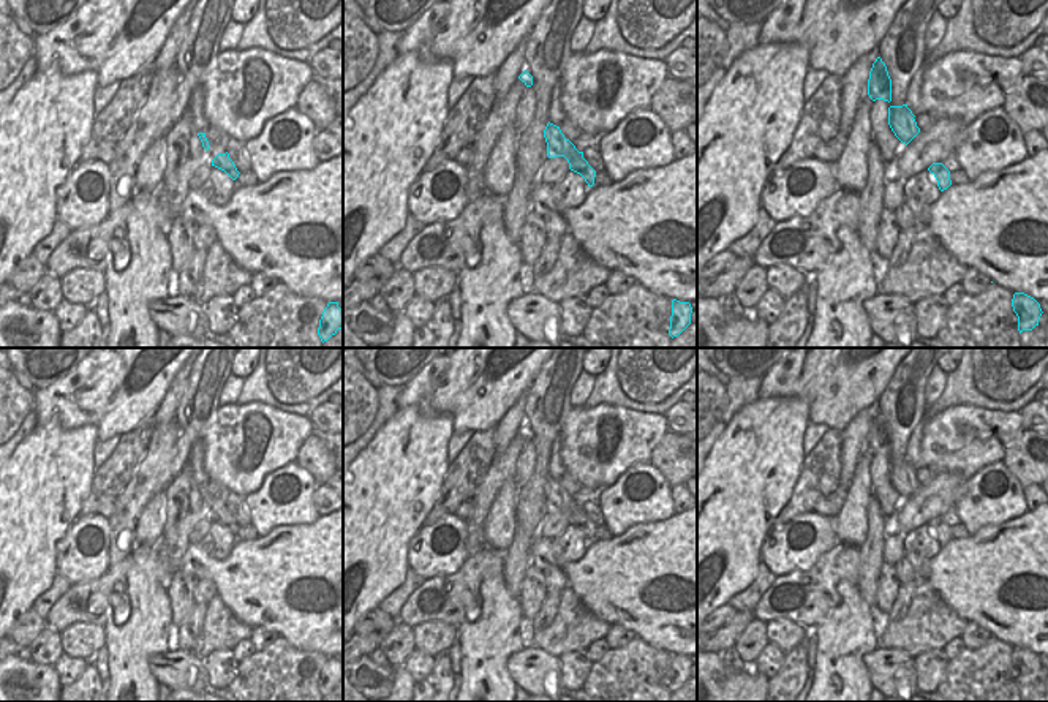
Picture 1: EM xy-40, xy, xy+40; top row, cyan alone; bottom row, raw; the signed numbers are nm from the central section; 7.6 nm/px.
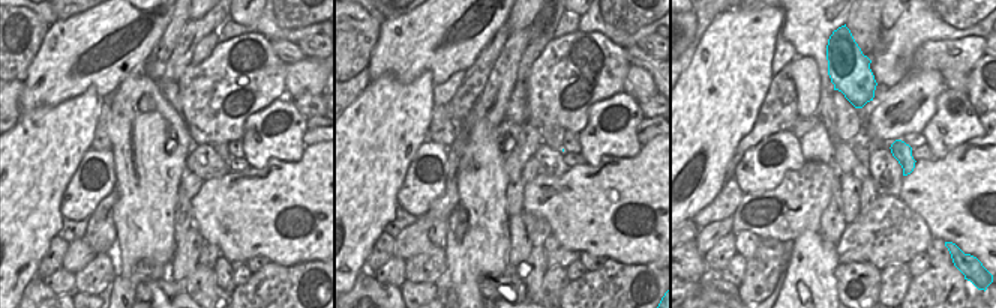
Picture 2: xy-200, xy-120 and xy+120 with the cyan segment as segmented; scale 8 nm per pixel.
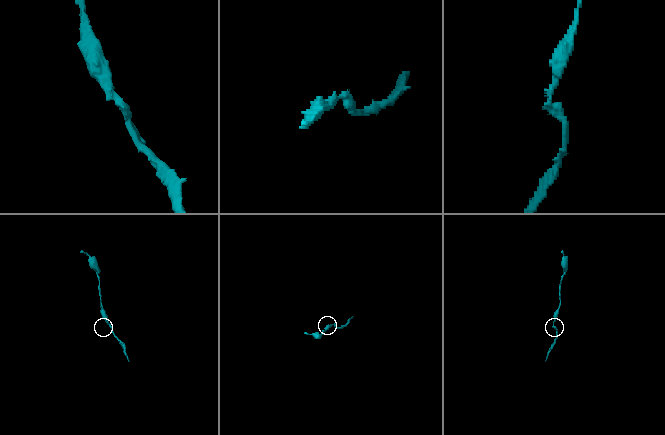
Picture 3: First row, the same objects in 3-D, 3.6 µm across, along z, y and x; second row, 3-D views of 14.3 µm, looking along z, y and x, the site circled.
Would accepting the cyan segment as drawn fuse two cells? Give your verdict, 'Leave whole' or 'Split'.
Leave whole

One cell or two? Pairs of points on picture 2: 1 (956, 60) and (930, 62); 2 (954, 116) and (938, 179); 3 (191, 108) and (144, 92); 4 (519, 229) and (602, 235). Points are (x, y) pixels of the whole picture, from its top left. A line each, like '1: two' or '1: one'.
1: one
2: two
3: two
4: two

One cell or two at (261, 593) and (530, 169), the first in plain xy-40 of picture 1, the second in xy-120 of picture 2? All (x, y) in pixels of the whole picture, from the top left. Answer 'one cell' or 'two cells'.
two cells

